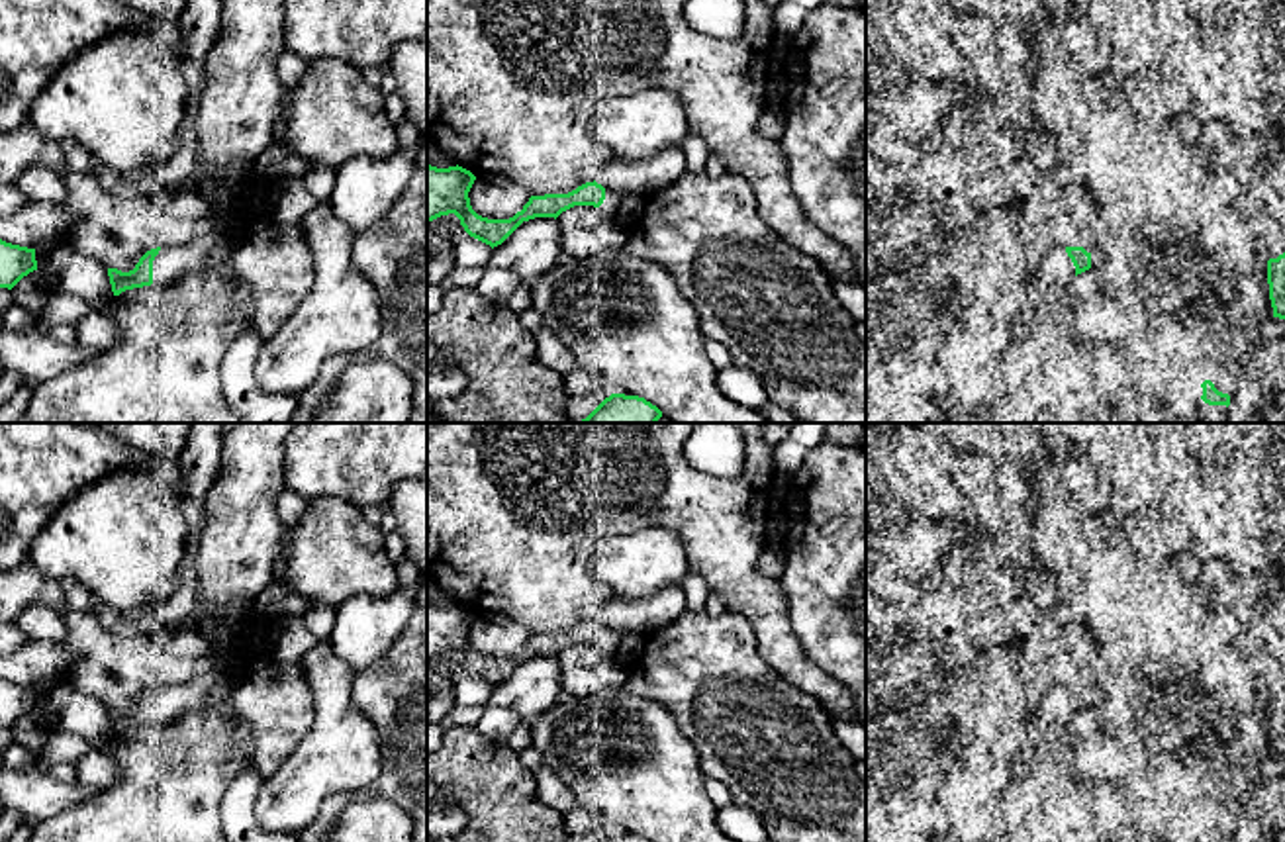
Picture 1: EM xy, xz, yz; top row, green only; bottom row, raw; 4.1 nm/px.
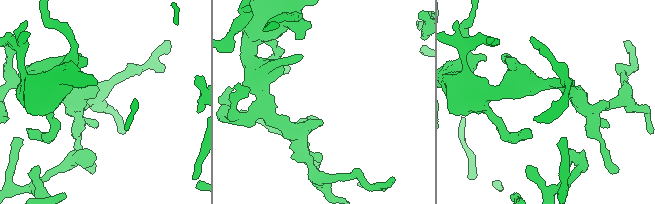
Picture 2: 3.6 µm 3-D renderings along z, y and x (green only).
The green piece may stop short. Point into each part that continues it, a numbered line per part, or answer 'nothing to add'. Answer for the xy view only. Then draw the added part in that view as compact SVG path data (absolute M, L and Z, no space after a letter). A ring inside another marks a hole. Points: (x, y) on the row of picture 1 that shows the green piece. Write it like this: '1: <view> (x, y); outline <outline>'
1: xy (210, 249); outline M223 208L196 239L178 247L161 247L153 260L153 284L168 286L186 274L204 274L227 262L237 239L237 213Z

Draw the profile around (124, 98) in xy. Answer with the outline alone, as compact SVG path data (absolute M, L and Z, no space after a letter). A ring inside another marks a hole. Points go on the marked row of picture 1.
M129 27L84 47L39 92L29 112L37 131L59 141L71 137L102 164L131 176L168 163L186 121L190 84L182 59L153 31Z

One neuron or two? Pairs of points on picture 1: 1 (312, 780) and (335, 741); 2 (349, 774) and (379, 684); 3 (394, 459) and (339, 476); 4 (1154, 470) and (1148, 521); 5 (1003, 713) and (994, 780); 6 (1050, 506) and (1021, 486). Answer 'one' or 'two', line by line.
1: one
2: two
3: one
4: two
5: one
6: two

